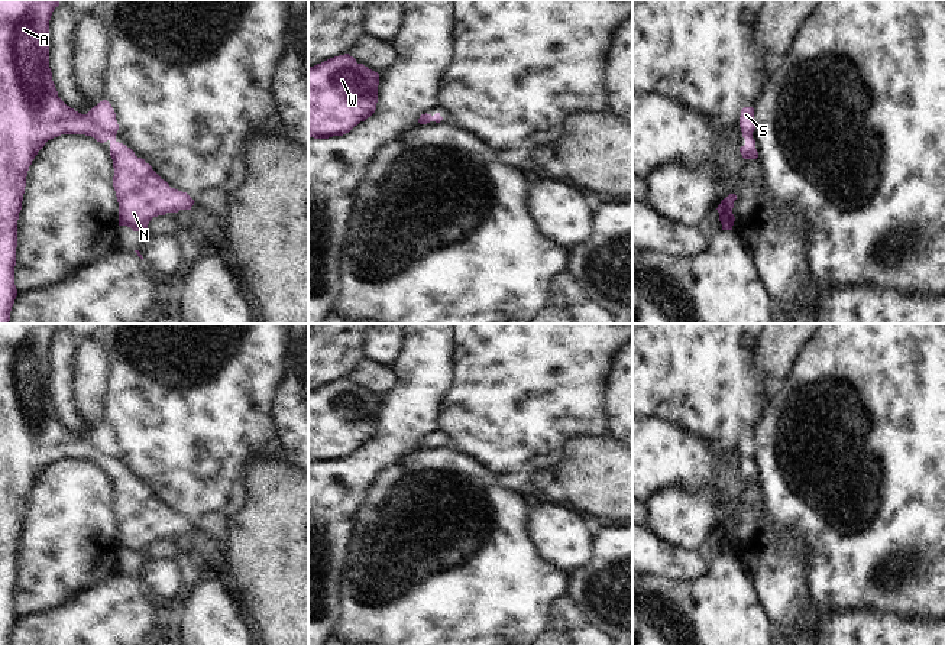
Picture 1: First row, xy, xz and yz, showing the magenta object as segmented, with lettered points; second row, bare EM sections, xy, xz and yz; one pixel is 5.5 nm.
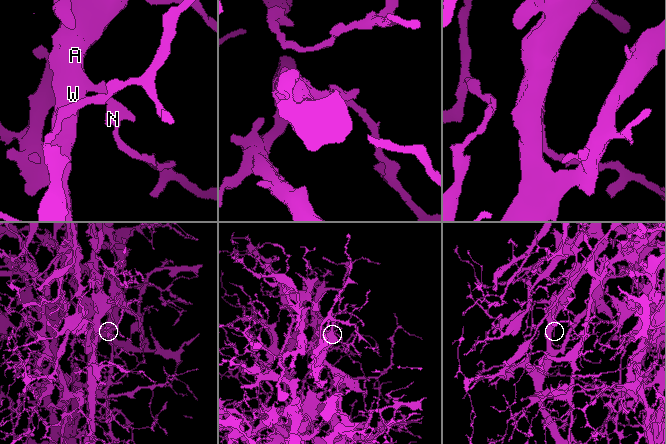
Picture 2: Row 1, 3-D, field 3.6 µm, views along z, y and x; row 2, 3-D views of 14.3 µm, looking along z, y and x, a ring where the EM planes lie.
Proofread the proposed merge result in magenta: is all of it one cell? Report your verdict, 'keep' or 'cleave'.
keep

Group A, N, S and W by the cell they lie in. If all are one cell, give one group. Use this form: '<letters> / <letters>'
A N S W

